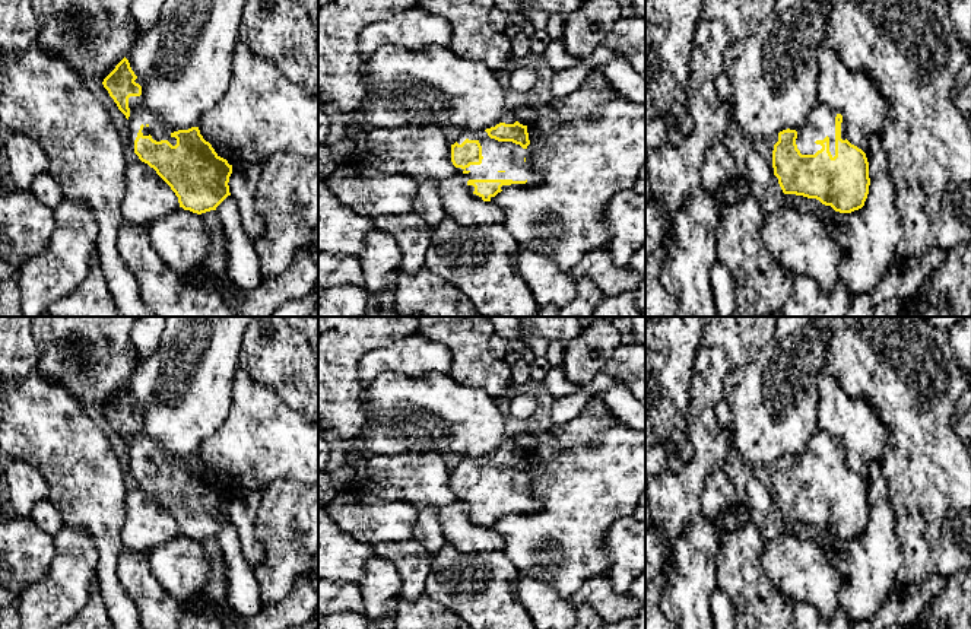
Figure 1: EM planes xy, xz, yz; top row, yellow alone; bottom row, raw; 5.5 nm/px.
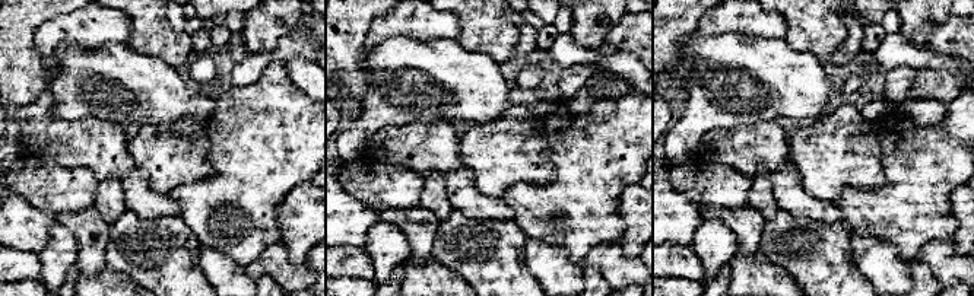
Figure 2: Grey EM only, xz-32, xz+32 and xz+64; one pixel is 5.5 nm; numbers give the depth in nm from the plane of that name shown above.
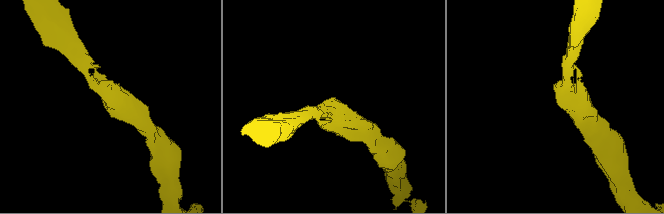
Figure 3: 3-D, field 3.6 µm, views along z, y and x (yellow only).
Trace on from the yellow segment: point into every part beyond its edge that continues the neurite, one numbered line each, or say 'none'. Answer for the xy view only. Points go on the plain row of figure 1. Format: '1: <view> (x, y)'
1: xy (139, 441)

